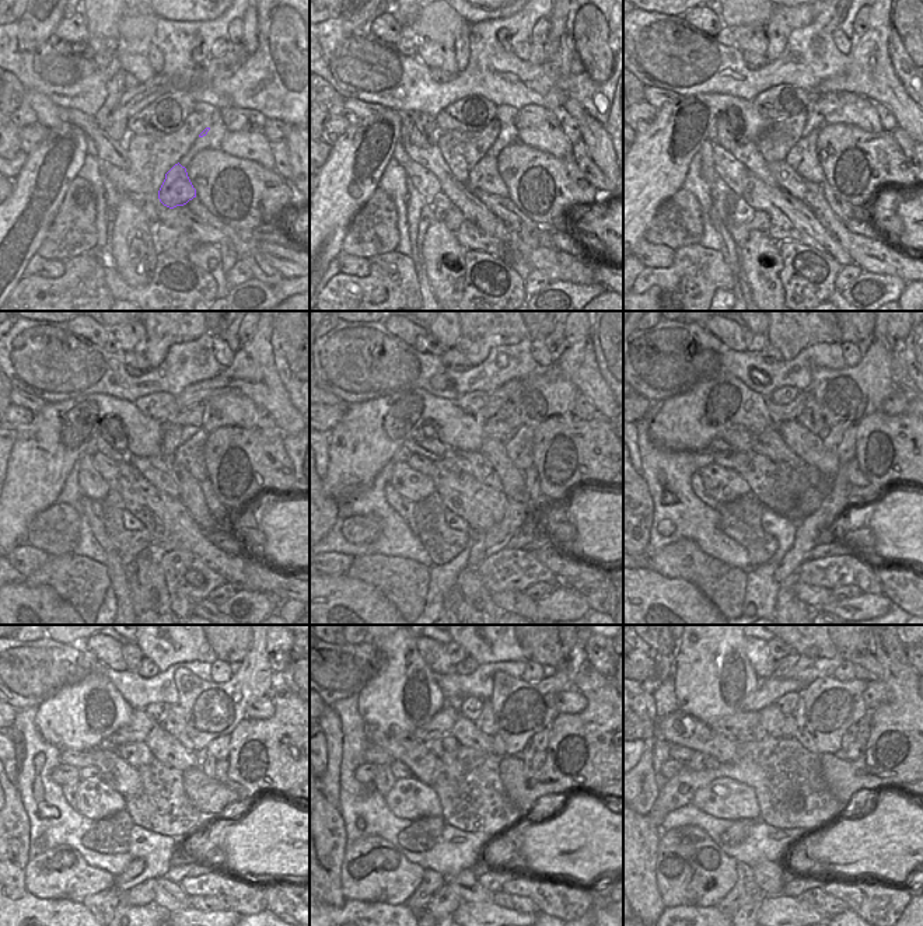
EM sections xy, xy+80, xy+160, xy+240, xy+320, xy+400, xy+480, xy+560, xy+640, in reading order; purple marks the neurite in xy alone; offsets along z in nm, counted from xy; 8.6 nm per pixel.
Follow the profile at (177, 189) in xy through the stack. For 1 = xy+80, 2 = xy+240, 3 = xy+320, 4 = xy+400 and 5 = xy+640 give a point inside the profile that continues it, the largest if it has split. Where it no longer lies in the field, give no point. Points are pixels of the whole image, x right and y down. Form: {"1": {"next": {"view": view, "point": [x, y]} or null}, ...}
{"1": {"next": {"view": "xy+80", "point": [485, 175]}}, "2": {"next": {"view": "xy+240", "point": [188, 450]}}, "3": {"next": {"view": "xy+320", "point": [520, 450]}}, "4": {"next": {"view": "xy+400", "point": [841, 441]}}, "5": {"next": {"view": "xy+640", "point": [863, 730]}}}

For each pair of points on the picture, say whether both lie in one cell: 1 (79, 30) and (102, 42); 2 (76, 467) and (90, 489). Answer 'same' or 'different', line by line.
1: different
2: same

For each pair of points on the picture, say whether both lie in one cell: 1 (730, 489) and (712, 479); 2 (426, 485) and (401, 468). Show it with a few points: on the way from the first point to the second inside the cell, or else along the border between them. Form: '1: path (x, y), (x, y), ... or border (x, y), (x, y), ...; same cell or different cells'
1: path (726, 486), (716, 479); same cell
2: path (419, 485), (413, 485), (404, 475); same cell

